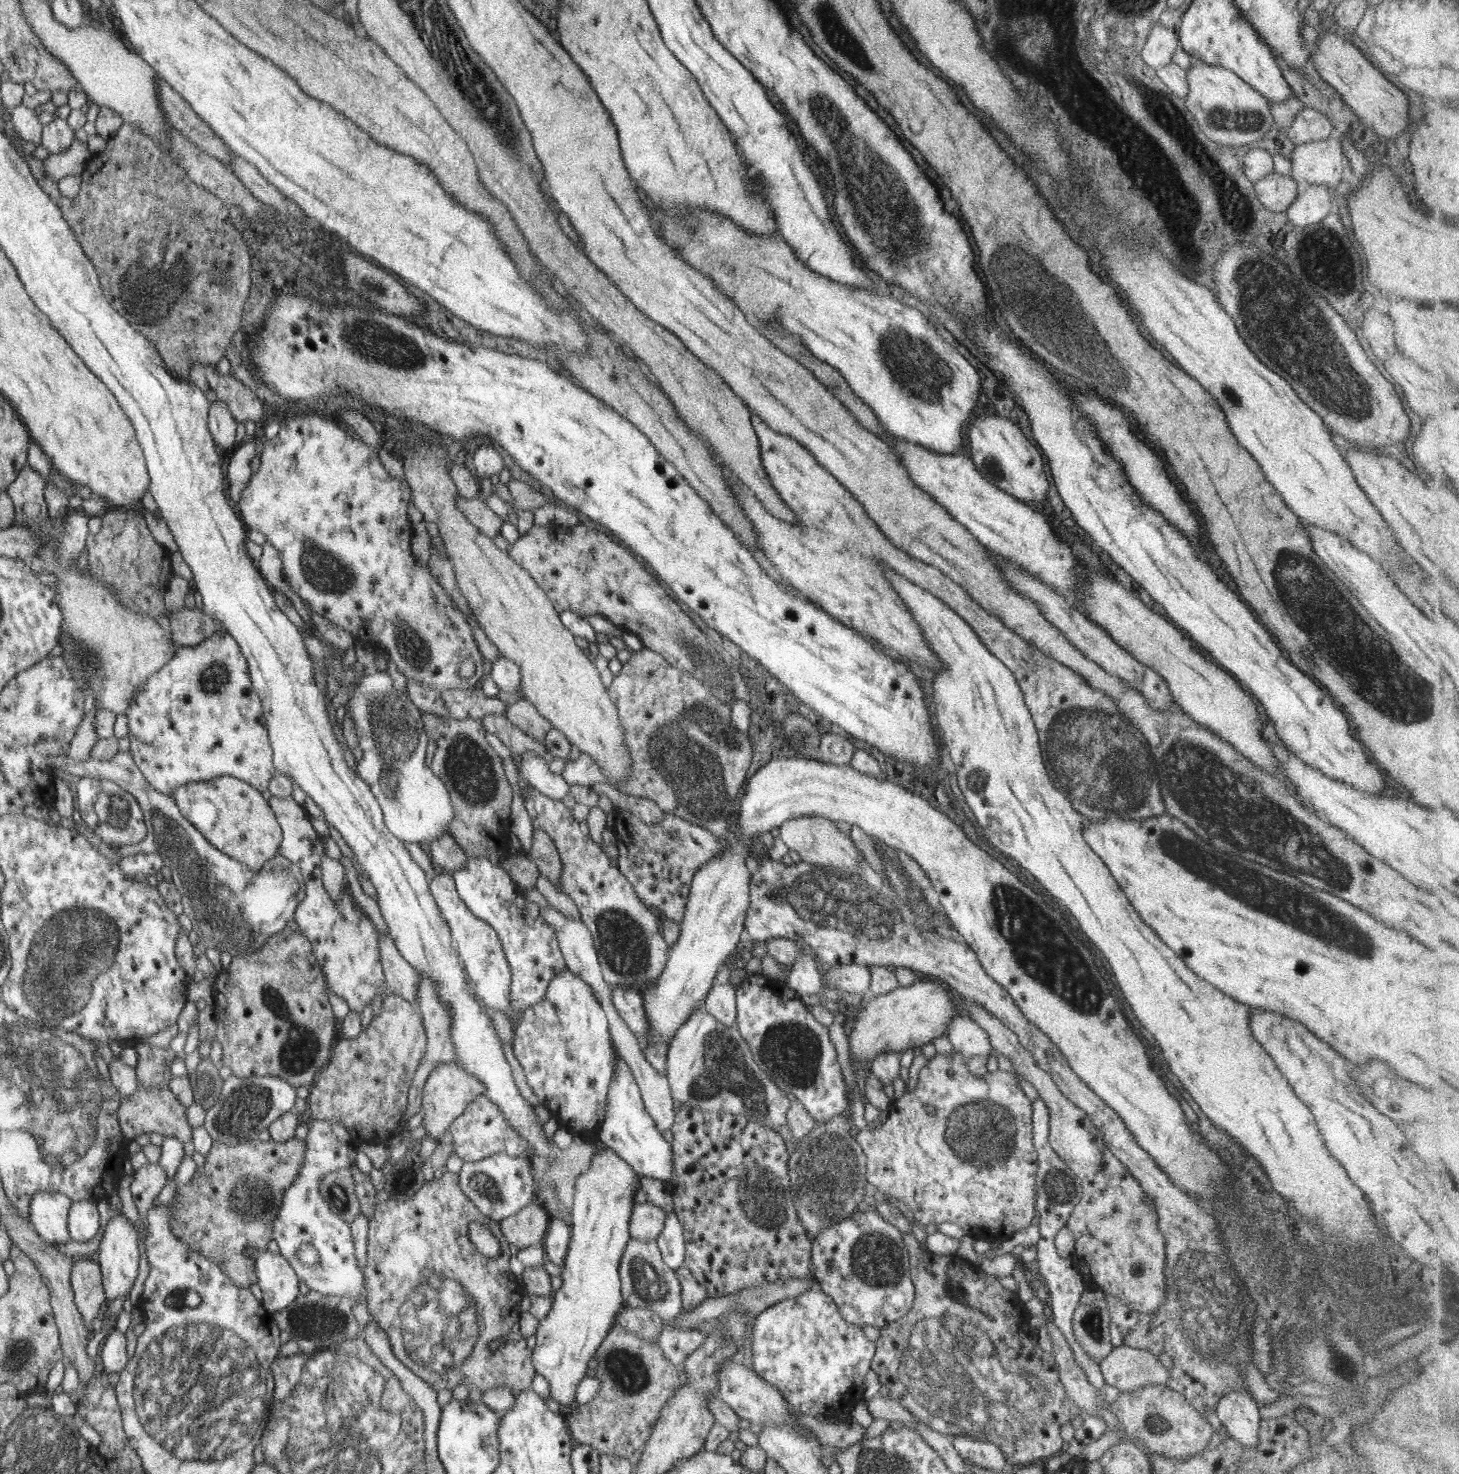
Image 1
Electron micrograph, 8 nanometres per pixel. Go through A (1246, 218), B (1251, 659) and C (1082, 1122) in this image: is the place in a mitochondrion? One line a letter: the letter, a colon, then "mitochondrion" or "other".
A: other
B: other
C: other

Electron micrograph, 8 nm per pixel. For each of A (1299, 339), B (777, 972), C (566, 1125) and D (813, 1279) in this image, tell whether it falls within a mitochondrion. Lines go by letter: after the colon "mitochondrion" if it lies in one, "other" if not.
A: mitochondrion
B: other
C: other
D: other

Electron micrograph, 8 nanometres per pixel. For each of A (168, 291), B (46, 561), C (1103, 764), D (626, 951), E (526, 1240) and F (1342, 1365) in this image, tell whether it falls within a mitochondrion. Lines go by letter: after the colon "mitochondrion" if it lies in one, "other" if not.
A: mitochondrion
B: other
C: mitochondrion
D: mitochondrion
E: other
F: other

